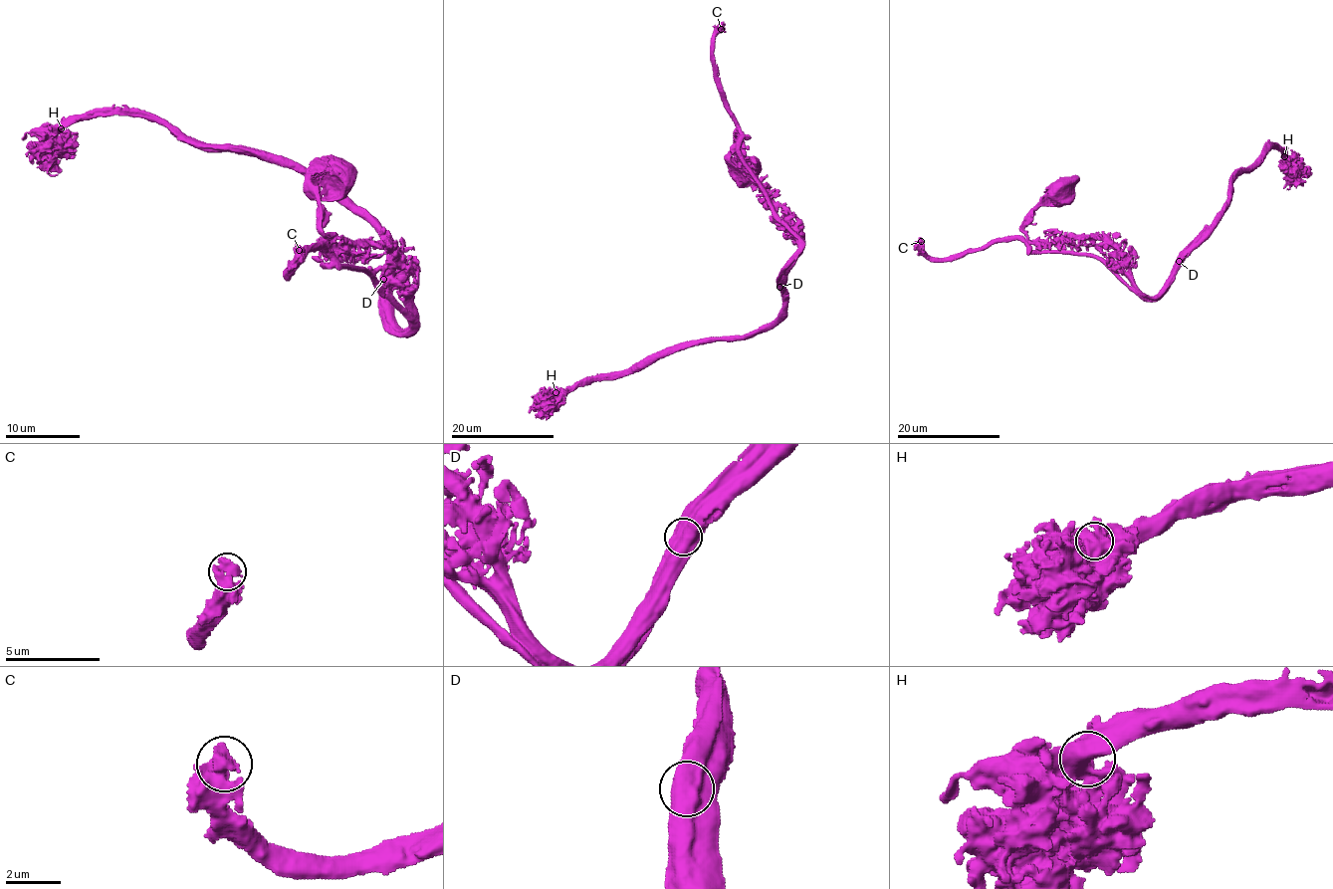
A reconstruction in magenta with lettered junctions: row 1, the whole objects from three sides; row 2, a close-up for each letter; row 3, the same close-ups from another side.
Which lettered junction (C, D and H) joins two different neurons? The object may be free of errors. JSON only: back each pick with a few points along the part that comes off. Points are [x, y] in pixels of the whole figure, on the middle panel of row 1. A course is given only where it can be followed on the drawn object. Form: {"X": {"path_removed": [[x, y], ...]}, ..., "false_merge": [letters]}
{"D": {"path_removed": [[780, 287], [798, 238], [770, 207], [739, 149], [743, 134], [712, 57], [721, 26]]}, "false_merge": ["D"]}

